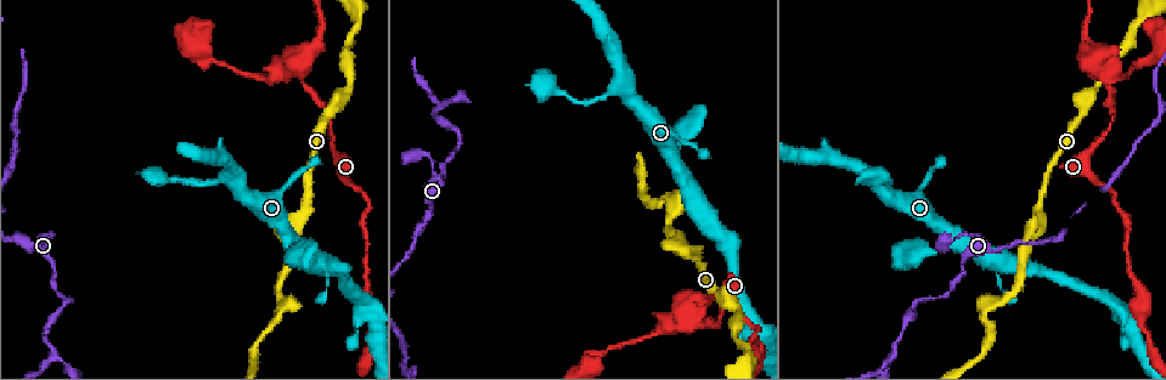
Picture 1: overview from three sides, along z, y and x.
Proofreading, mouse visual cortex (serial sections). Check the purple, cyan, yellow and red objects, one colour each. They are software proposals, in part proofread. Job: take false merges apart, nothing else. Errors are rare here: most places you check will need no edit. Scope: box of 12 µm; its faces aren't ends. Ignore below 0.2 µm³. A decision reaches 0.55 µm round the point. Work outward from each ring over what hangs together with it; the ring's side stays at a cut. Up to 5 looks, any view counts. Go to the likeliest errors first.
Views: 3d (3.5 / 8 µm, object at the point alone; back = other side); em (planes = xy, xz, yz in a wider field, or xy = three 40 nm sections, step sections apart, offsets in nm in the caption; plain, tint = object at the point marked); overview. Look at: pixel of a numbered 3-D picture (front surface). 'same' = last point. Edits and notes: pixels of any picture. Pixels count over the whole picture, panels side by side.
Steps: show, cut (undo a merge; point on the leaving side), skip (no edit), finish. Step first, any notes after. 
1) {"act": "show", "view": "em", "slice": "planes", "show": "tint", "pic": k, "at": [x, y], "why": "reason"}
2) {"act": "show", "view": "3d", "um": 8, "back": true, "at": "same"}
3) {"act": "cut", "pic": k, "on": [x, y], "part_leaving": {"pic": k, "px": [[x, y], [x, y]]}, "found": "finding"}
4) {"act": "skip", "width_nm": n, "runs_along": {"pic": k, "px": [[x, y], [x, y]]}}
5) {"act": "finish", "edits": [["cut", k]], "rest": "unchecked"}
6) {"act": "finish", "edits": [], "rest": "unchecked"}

{"act": "show", "view": "em", "slice": "planes", "show": "tint", "pic": 1, "at": [461, 134]}

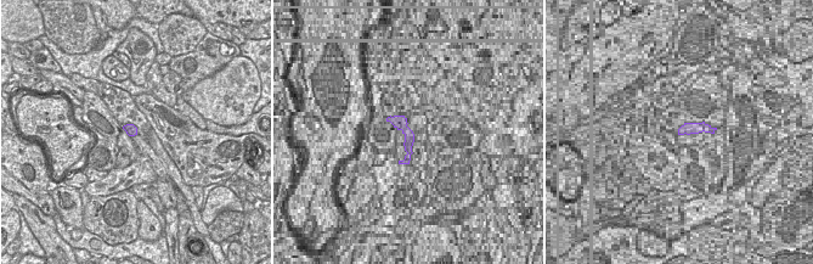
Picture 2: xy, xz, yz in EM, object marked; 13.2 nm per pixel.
{"act": "show", "view": "3d", "um": 3.5, "at": "same"}

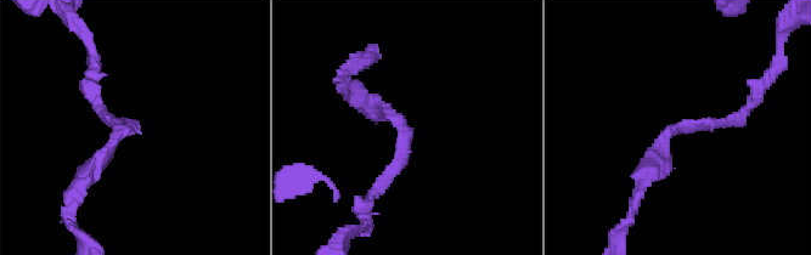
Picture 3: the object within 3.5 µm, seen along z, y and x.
{"act": "skip", "arm_widths_nm": [150, 200], "runs_along": {"pic": 3, "px": [[749, 107], [730, 123], [671, 130], [646, 179]]}, "found": "one cell here"}

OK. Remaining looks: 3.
{"act": "show", "view": "3d", "um": 3.5, "back": true, "pic": 1, "at": [53, 359], "why": "arms part here"}

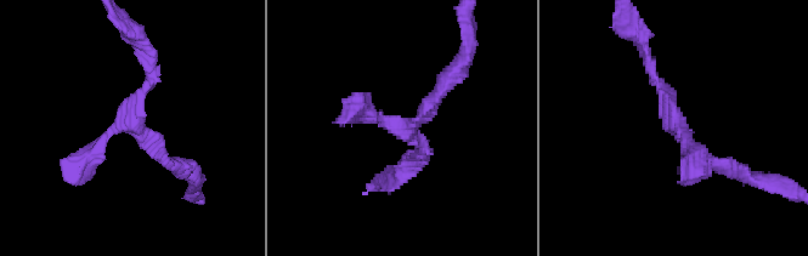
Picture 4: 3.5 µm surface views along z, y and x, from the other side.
{"act": "show", "view": "em", "slice": "xy", "step": 3, "show": "tint", "pic": 4, "at": [407, 129], "why": "now the EM"}

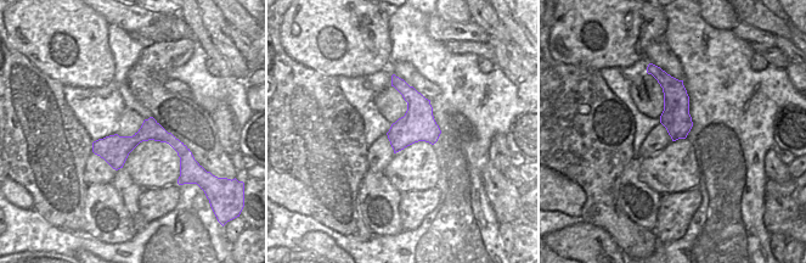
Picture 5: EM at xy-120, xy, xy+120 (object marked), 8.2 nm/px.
{"act": "skip", "arm_widths_nm": [150, 200, 250], "runs_along": {"pic": 5, "px": [[95, 145], [161, 134], [189, 155]]}, "found": "continuous, no second cell"}

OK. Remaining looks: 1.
{"act": "finish", "edits": [], "rest": "unchecked"}

